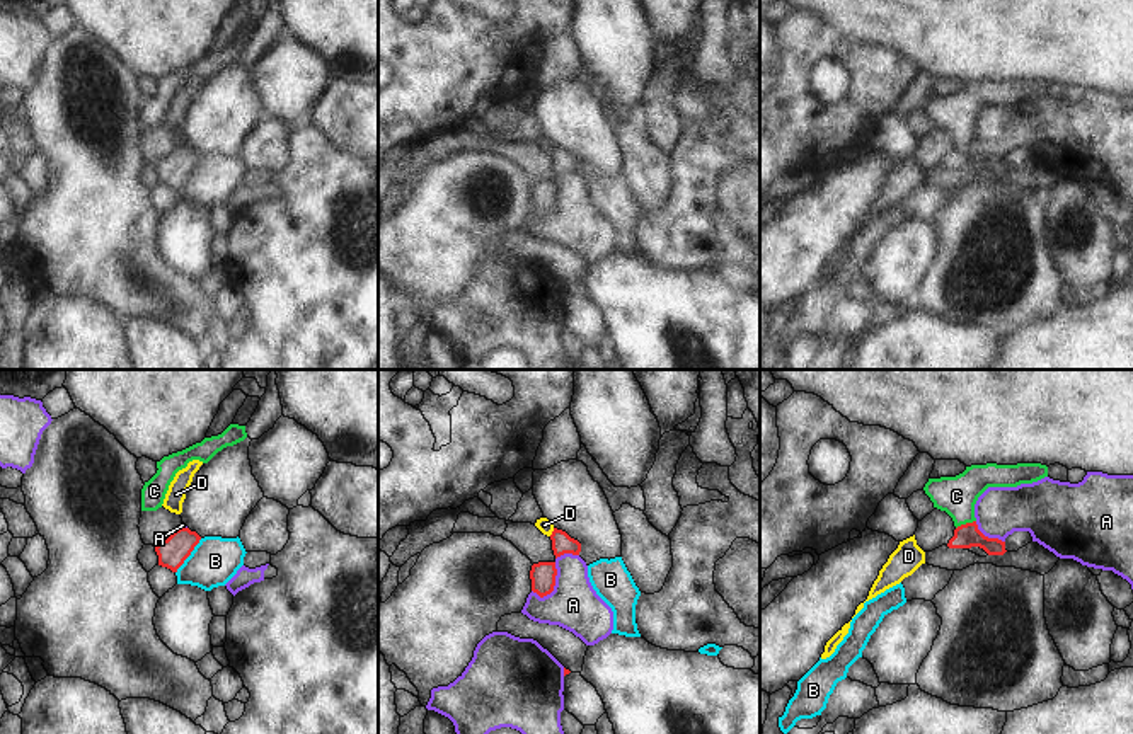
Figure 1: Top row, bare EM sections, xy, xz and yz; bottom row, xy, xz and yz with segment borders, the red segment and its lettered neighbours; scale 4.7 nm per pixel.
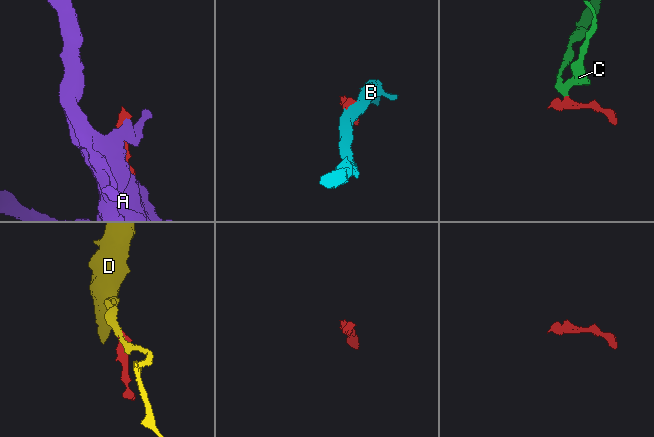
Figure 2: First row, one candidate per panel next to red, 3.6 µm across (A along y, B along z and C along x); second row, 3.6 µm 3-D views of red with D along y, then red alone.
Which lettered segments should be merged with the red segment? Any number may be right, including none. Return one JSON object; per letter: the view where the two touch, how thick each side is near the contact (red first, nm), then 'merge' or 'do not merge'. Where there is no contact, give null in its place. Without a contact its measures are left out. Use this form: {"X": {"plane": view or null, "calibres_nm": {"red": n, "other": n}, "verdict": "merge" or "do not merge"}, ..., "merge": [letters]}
{"A": {"plane": "xz", "calibres_nm": {"red": 120, "other": 240}, "verdict": "do not merge"}, "B": {"plane": "xy", "calibres_nm": {"red": 140, "other": 220}, "verdict": "do not merge"}, "C": {"plane": "yz", "calibres_nm": {"red": 120, "other": 180}, "verdict": "merge"}, "D": {"plane": "xz", "calibres_nm": {"red": 100, "other": 70}, "verdict": "do not merge"}, "merge": ["C"]}

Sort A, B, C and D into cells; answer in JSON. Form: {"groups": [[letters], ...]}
{"groups": [["A"], ["B"], ["C"], ["D"]]}

